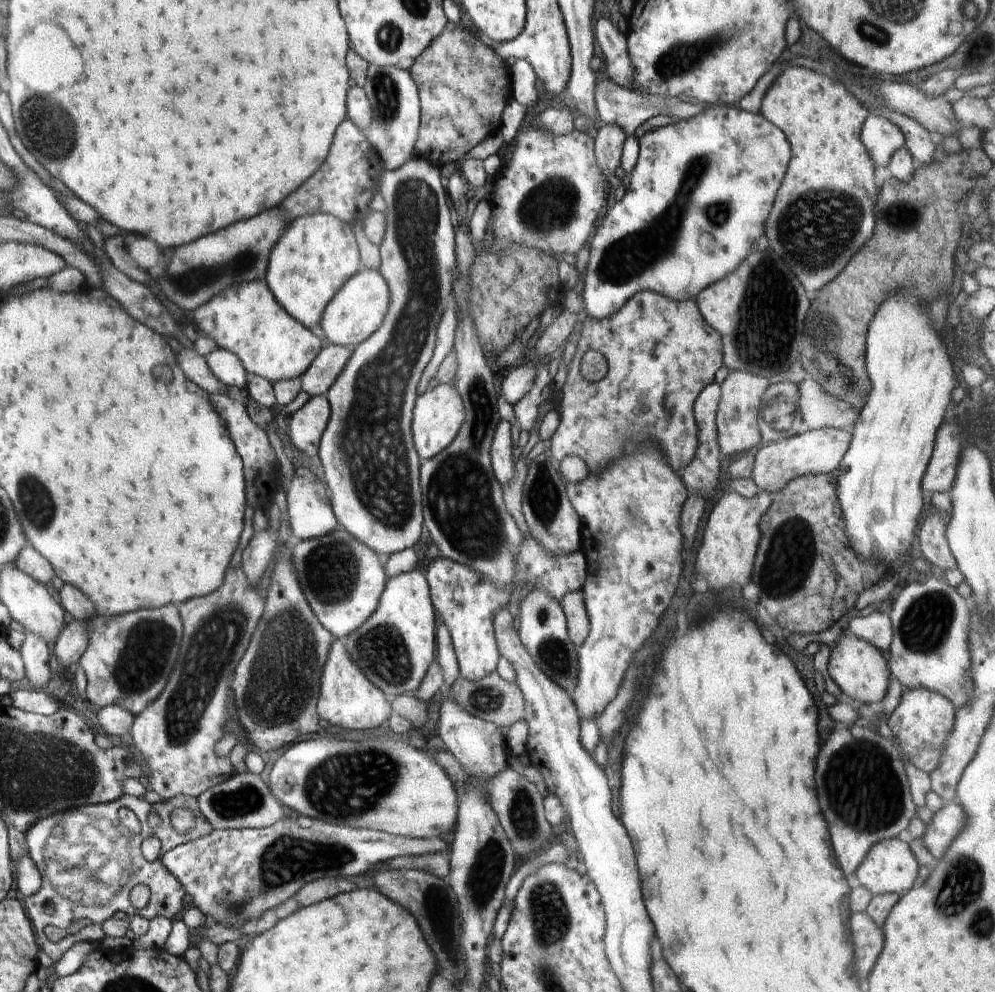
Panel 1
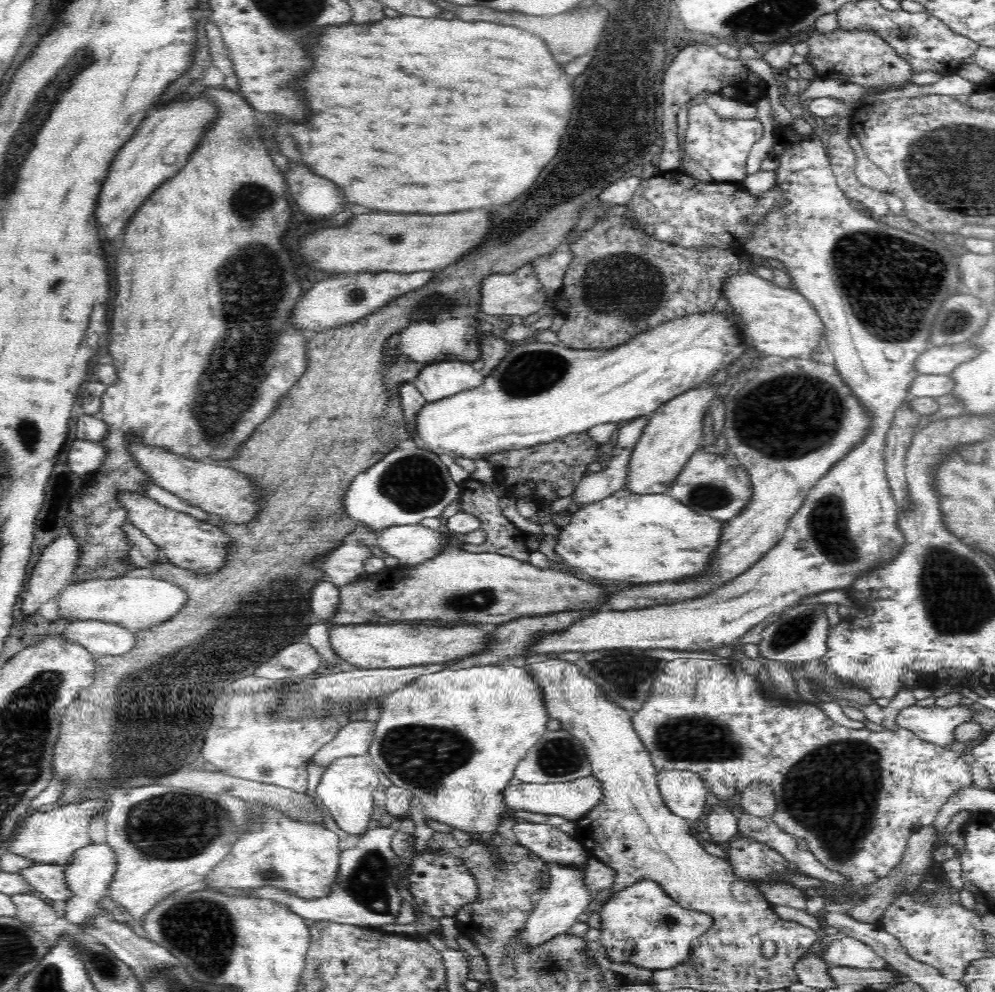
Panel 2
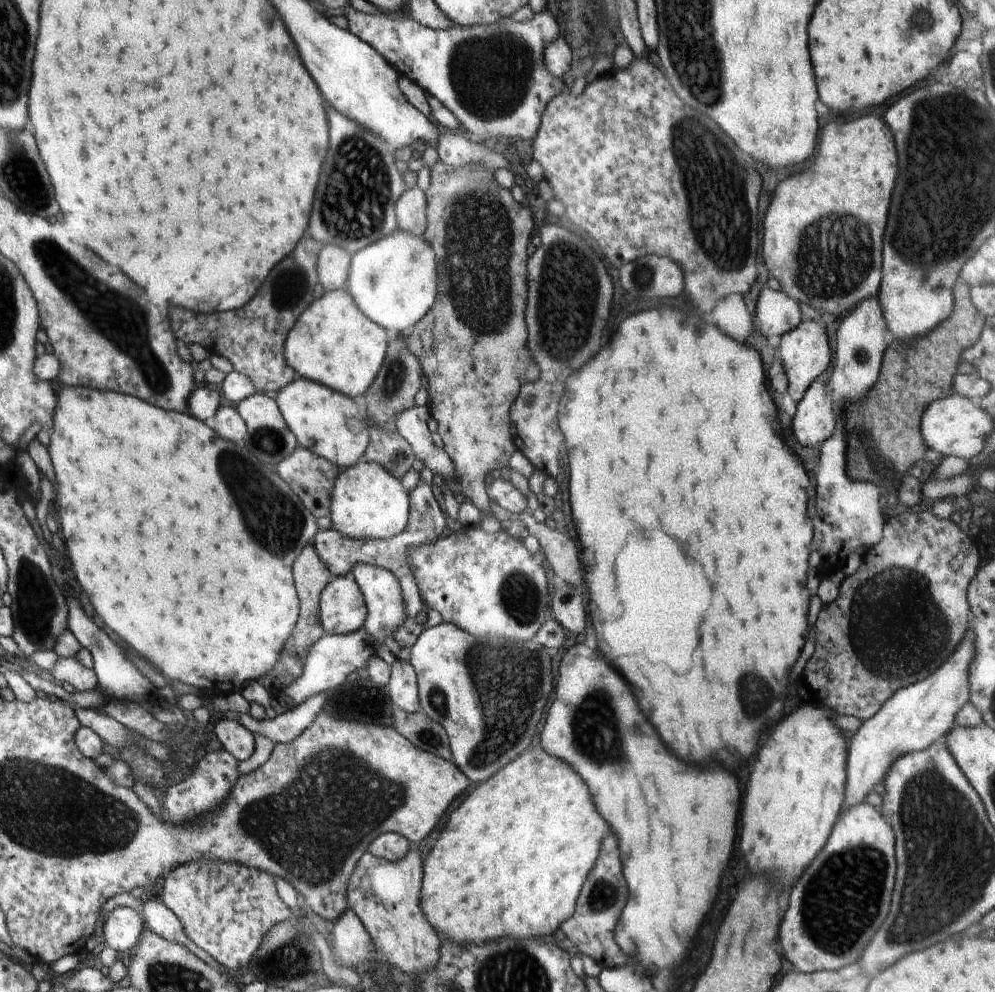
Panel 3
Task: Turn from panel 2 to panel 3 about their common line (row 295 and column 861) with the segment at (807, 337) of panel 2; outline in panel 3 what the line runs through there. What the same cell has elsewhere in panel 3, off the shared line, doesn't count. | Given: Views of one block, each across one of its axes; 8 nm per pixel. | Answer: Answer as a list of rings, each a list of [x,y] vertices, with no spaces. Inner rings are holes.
[[[968,629],[964,640],[952,652],[952,656],[938,667],[938,670],[912,686],[904,686],[890,696],[884,706],[862,722],[852,736],[847,754],[847,784],[844,804],[840,812],[846,812],[858,804],[866,803],[865,798],[874,792],[875,786],[884,784],[888,770],[898,758],[912,752],[922,752],[930,744],[944,739],[954,728],[954,718],[960,708],[969,702],[968,674],[974,658],[974,632]]]

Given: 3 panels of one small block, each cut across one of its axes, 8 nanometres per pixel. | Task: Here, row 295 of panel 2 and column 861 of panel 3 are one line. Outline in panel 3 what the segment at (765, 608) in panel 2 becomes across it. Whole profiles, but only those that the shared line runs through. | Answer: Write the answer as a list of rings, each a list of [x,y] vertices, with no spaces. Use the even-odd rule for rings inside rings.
[[[864,803],[841,812],[822,854],[790,890],[790,906],[780,924],[780,944],[795,970],[834,972],[854,964],[888,916],[894,876],[894,834],[881,811]]]

